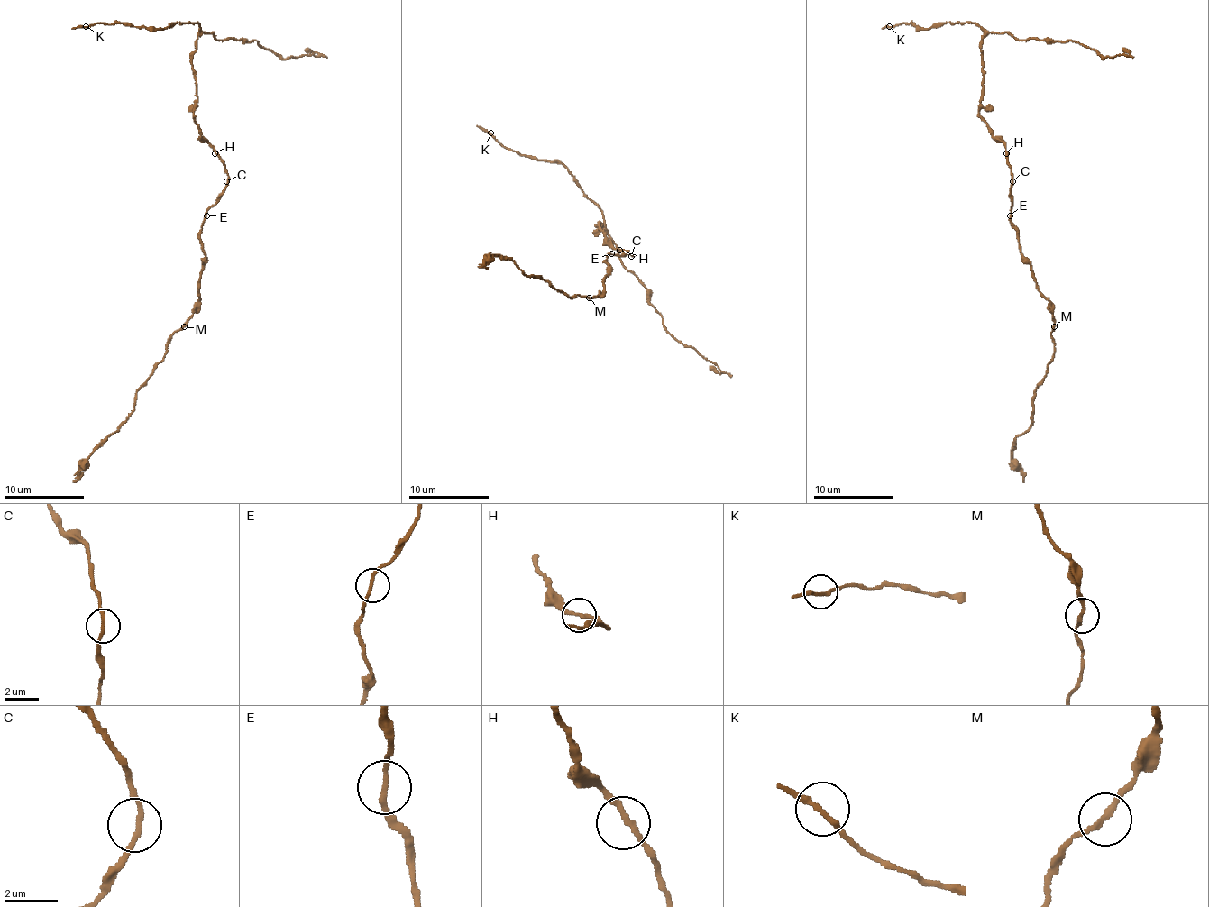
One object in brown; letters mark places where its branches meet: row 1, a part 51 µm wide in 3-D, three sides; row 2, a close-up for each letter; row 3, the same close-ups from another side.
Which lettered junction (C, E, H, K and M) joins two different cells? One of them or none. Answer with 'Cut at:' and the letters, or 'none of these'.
Cut at: none of these

